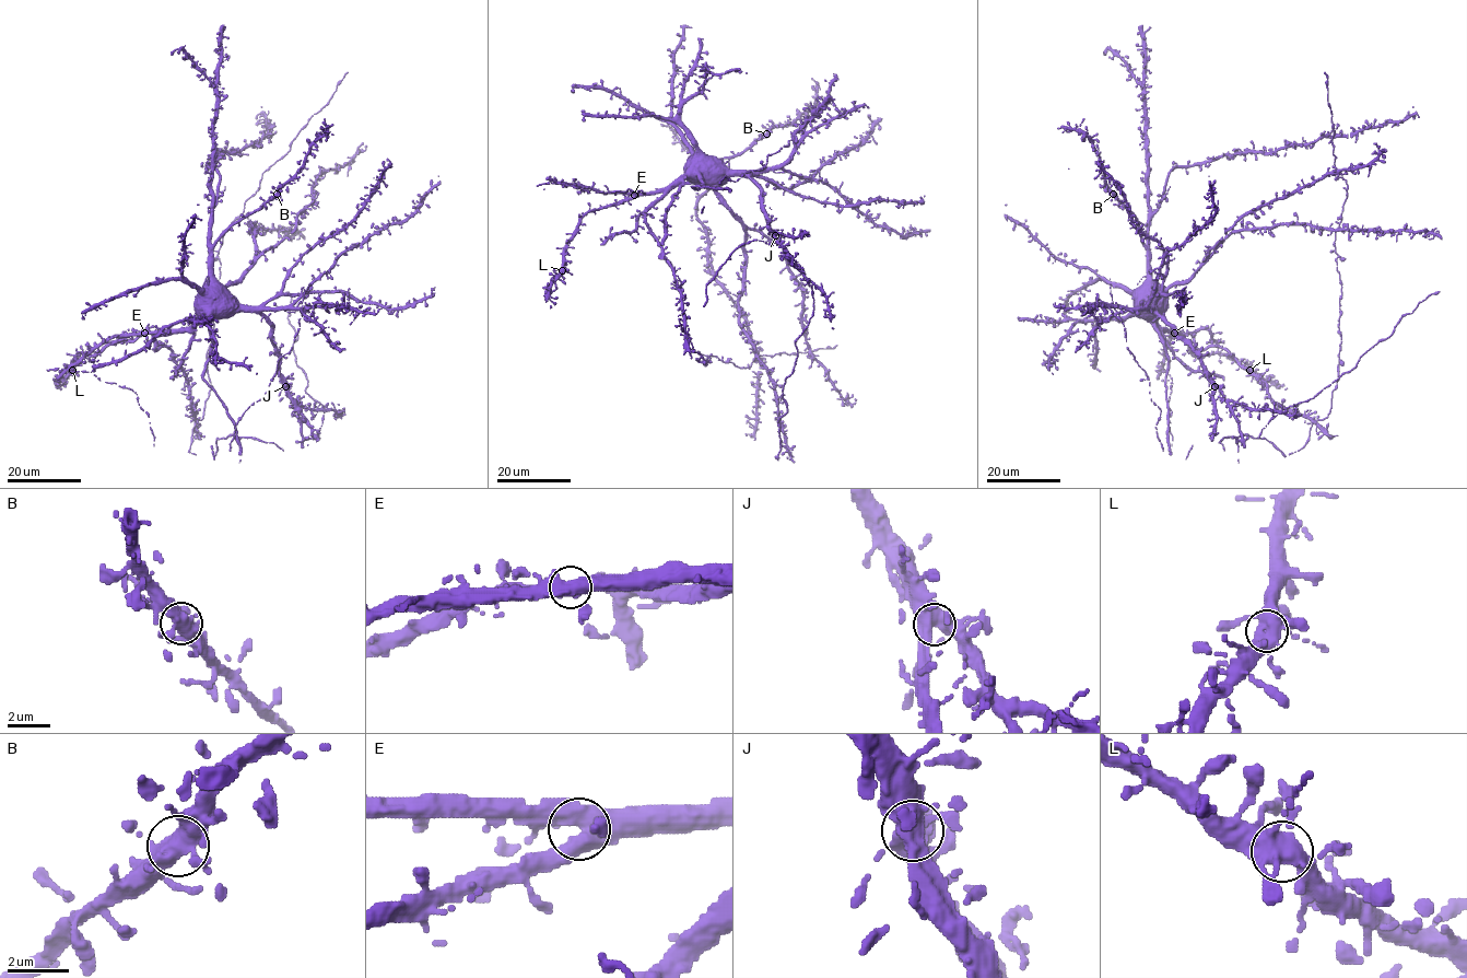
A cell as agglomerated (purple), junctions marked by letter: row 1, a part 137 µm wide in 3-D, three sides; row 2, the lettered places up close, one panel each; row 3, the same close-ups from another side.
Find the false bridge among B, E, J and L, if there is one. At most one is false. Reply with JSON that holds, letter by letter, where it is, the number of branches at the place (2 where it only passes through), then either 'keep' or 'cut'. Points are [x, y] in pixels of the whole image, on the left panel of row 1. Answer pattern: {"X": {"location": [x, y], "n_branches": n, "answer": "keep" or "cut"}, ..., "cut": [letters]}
{"B": {"location": [277, 194], "n_branches": 5, "answer": "keep"}, "E": {"location": [144, 333], "n_branches": 5, "answer": "keep"}, "J": {"location": [285, 386], "n_branches": 5, "answer": "keep"}, "L": {"location": [72, 370], "n_branches": 5, "answer": "keep"}, "cut": []}

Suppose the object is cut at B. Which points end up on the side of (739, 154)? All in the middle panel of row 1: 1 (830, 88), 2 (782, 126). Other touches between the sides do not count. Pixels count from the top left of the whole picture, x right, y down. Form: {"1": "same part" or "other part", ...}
{"1": "same part", "2": "other part"}

